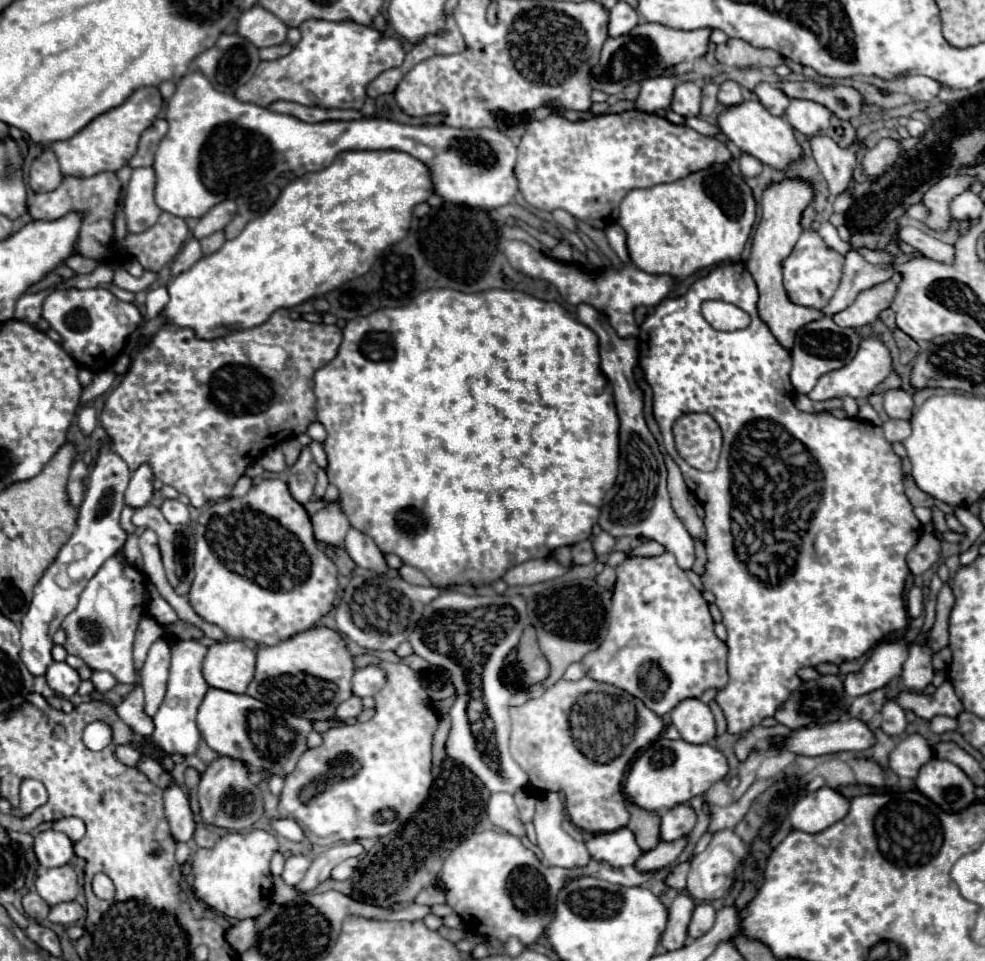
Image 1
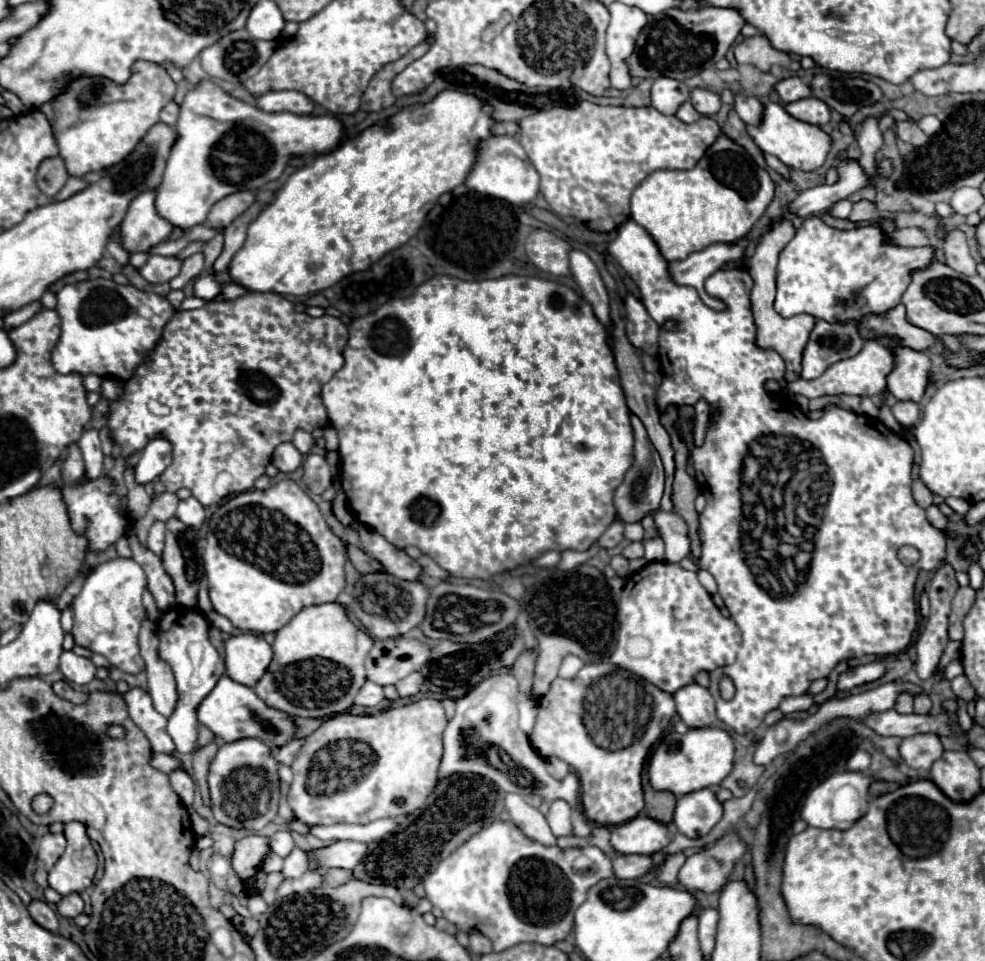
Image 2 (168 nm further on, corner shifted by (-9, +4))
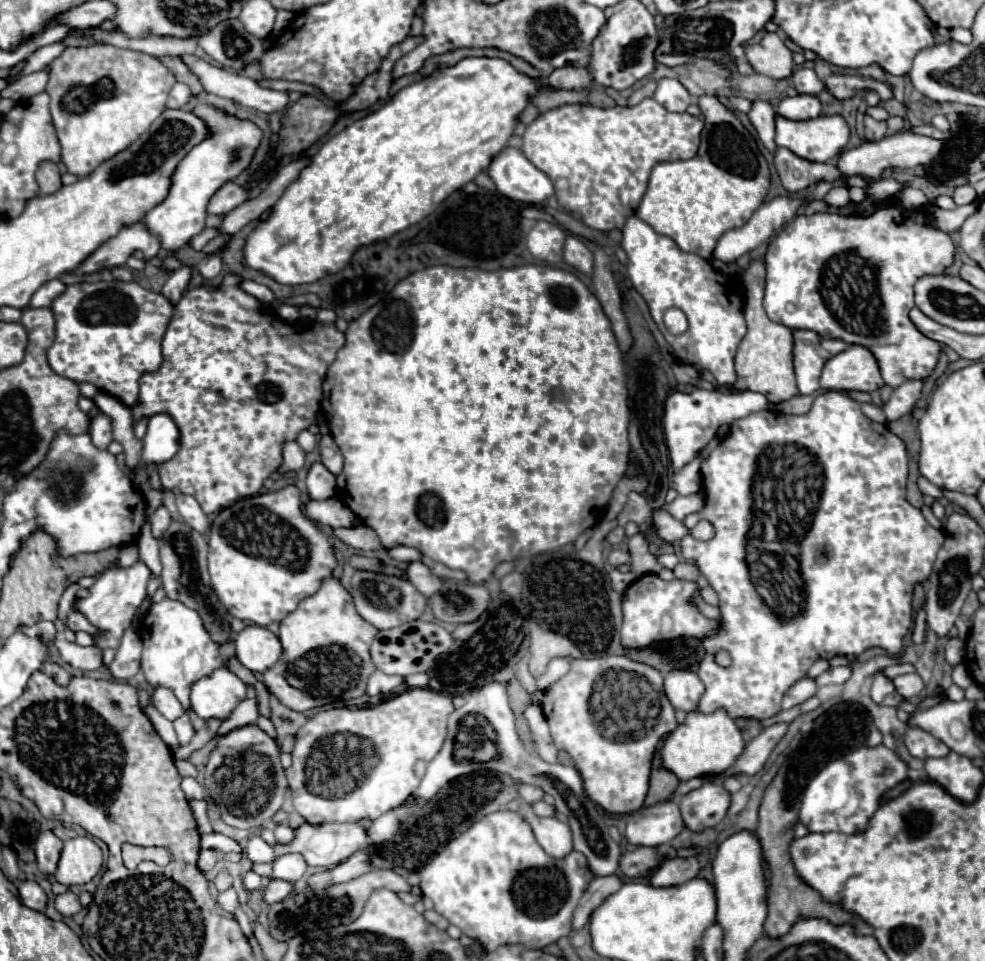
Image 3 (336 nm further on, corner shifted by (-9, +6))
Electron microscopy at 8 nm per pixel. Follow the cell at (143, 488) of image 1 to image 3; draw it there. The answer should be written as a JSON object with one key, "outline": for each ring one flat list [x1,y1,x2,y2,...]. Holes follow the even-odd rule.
{"outline":[[167,413,149,417,147,433,143,437,143,463,159,465,169,461,179,451,179,429]]}

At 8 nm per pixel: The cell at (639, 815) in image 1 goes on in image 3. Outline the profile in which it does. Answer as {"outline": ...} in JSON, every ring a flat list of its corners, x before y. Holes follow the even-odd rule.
{"outline":[[659,755,655,757,655,765,653,765,653,773,651,773,651,781,649,781,649,793,645,799,645,805,655,805,659,801,665,801,679,785,677,775,673,775,669,769,665,769,661,765]]}

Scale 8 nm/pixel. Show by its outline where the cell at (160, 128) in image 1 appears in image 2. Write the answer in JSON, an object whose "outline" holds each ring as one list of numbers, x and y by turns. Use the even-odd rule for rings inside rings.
{"outline":[[175,101,167,103,167,105,163,107,163,111,161,111,161,123,173,127,173,125,177,123,177,117,179,117,179,105,177,105]]}

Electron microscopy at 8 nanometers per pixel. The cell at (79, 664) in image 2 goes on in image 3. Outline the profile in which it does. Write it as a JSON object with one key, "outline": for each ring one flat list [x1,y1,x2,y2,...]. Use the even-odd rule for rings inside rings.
{"outline":[[57,639,55,641,57,649,59,649,59,655,65,663,69,663,71,667,75,669,81,669,81,671,95,671,103,665,103,659,101,659,101,649,97,645,87,645,87,647,81,647,77,643,71,643,67,639]]}

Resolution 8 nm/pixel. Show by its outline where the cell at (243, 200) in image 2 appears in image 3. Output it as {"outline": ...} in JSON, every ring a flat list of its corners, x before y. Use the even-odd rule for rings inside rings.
{"outline":[[229,181,225,183,209,201,207,205,207,213,211,215,221,215,221,213,229,213,233,211,235,207,239,207,241,203,245,203,249,199,249,193,247,189,239,187,237,183]]}

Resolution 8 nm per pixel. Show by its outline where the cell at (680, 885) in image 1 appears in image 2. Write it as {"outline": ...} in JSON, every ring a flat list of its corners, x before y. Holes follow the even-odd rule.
{"outline":[[683,853,669,855,669,857,663,861,663,865,657,867,657,881,659,881,661,885,677,885,677,883,679,883,677,873,679,873,681,865,685,863,685,859,687,859,687,857,685,857]]}

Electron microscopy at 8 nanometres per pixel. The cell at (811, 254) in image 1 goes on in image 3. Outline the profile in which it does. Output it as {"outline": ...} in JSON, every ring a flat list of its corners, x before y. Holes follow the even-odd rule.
{"outline":[[901,203,897,205,889,205,889,207,881,207,875,213,867,215,867,217,855,217,855,215,839,215,839,213,815,213,815,215,797,215,795,221,787,223,767,245,767,251,763,255,763,263,765,263,765,297,763,297,763,307,765,313,771,321,781,323,789,329,807,329,807,331,817,331,817,335,827,337,827,339,841,339,845,343,857,343,867,347,873,357,877,359,881,377,887,385,891,387,899,387,901,383,909,381,909,379,925,379,929,377,929,373,935,369,939,353,941,353,941,345,925,335,921,335,921,331,917,331,917,327,913,327,913,321,909,319,909,311,915,307,913,301,913,285,917,279,925,277,925,275,941,275,947,267,953,265,953,257,955,257,955,245,951,241,951,237,943,231,939,231,937,227,931,225,929,217,921,211,915,209,907,209]]}

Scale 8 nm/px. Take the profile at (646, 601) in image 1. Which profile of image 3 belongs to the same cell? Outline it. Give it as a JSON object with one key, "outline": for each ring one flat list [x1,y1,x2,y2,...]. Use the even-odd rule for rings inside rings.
{"outline":[[657,575,639,577,625,593,623,593,623,629,621,629,621,645,625,649,639,649,653,641,665,641,675,637,705,637,717,631,717,621,707,619,699,613,695,605,695,591,699,591,697,583,691,581,663,581]]}

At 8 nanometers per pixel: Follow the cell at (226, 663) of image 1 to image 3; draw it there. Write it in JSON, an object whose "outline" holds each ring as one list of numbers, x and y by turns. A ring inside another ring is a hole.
{"outline":[[249,625,235,635,237,659,249,671,265,671,273,667,281,655,279,637,261,625]]}

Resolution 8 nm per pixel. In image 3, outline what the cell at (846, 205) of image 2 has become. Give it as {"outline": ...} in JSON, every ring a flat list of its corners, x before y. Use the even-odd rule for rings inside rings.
{"outline":[[831,187,831,191,825,195,825,201,831,207,845,207,849,203,849,191,845,187]]}

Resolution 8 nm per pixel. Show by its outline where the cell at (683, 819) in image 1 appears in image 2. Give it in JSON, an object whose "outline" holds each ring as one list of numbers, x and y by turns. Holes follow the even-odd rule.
{"outline":[[701,789,677,799,673,823,685,837,699,839,713,829,721,815,723,809,721,803,715,799,715,793,711,789]]}

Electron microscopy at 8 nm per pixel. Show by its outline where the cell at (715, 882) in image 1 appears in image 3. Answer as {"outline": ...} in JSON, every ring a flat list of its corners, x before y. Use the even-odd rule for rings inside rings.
{"outline":[[675,857,665,861,659,871,649,879,649,885,653,887,671,887,671,885,683,885,685,881,697,877,699,863,695,857]]}

